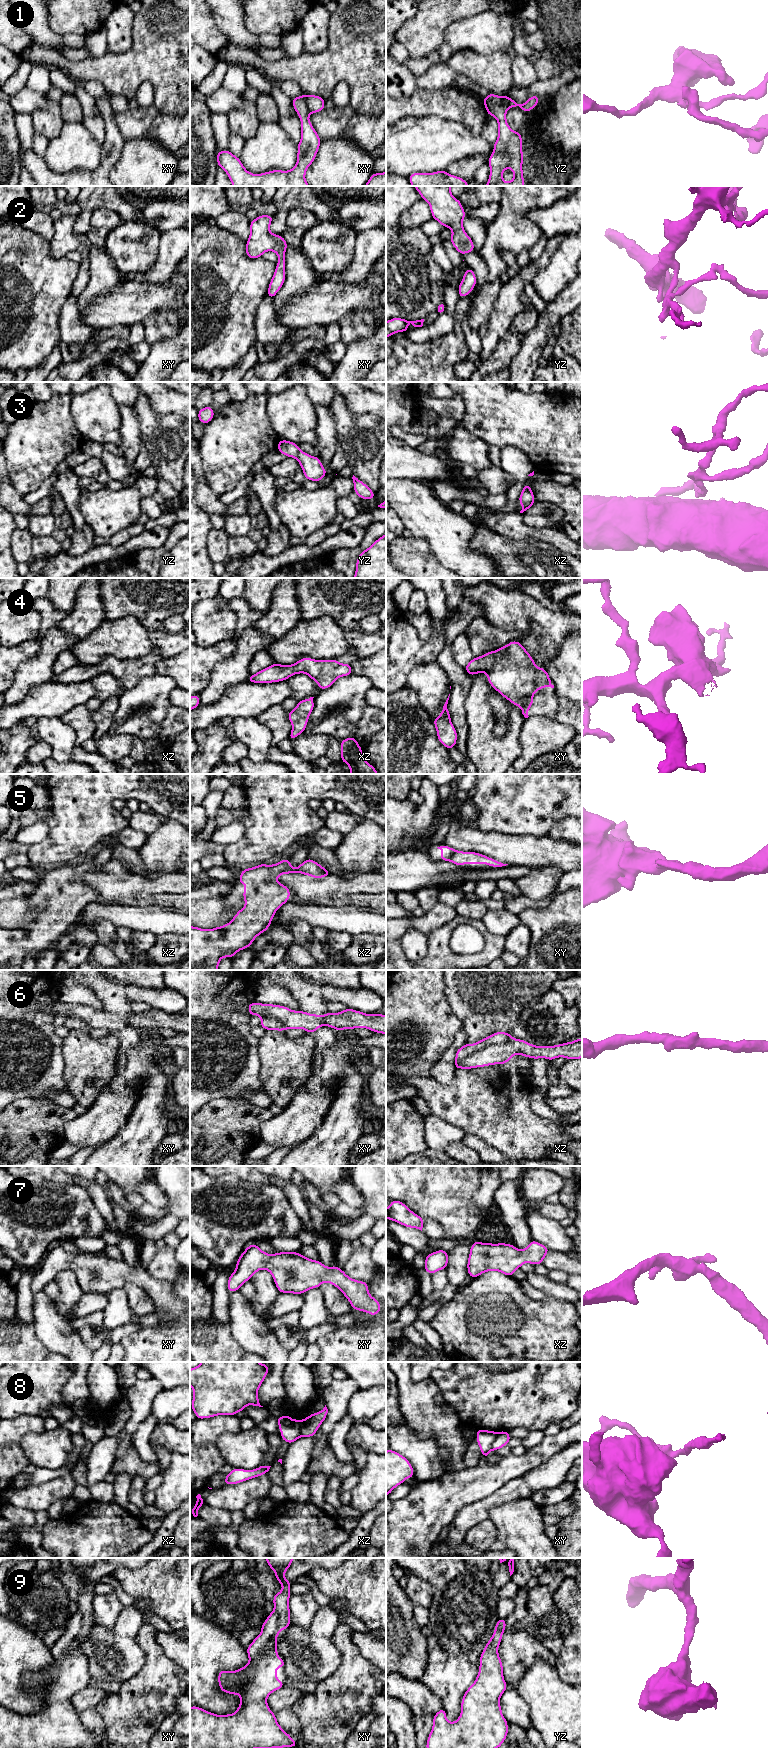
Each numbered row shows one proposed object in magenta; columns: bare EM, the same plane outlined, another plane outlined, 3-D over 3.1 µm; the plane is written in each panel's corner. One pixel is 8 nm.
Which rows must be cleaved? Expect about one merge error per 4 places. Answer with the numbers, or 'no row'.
1, 8

